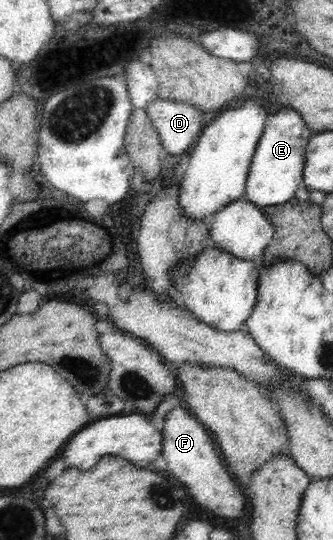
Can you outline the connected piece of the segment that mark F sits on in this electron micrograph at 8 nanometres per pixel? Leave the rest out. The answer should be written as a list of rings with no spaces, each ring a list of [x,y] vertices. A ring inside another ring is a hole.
[[[171,408],[165,415],[161,452],[167,463],[167,470],[187,486],[193,500],[199,506],[227,518],[239,518],[247,512],[250,502],[241,485],[230,474],[225,460],[213,437],[185,408]]]

